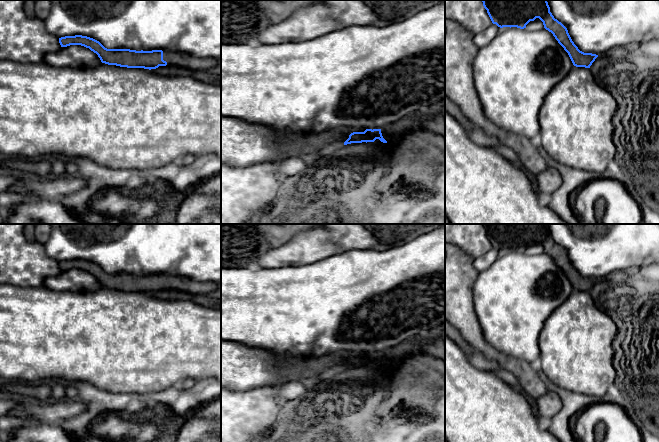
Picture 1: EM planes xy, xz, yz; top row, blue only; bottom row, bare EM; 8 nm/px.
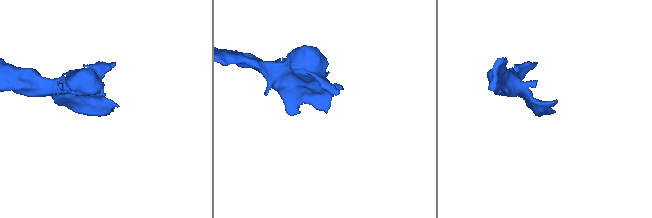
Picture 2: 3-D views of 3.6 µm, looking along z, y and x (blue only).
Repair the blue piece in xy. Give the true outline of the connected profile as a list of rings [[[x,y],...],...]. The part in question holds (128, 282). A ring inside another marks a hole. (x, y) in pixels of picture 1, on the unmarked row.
[[[82,259],[61,261],[59,267],[61,271],[84,270],[96,277],[102,287],[120,291],[151,294],[168,289],[201,295],[219,295],[221,293],[221,286],[213,282],[199,282],[178,275],[107,273],[99,265]]]

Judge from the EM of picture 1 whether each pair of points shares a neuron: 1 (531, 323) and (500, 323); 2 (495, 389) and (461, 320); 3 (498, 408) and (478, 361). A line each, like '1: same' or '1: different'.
1: same
2: different
3: different

